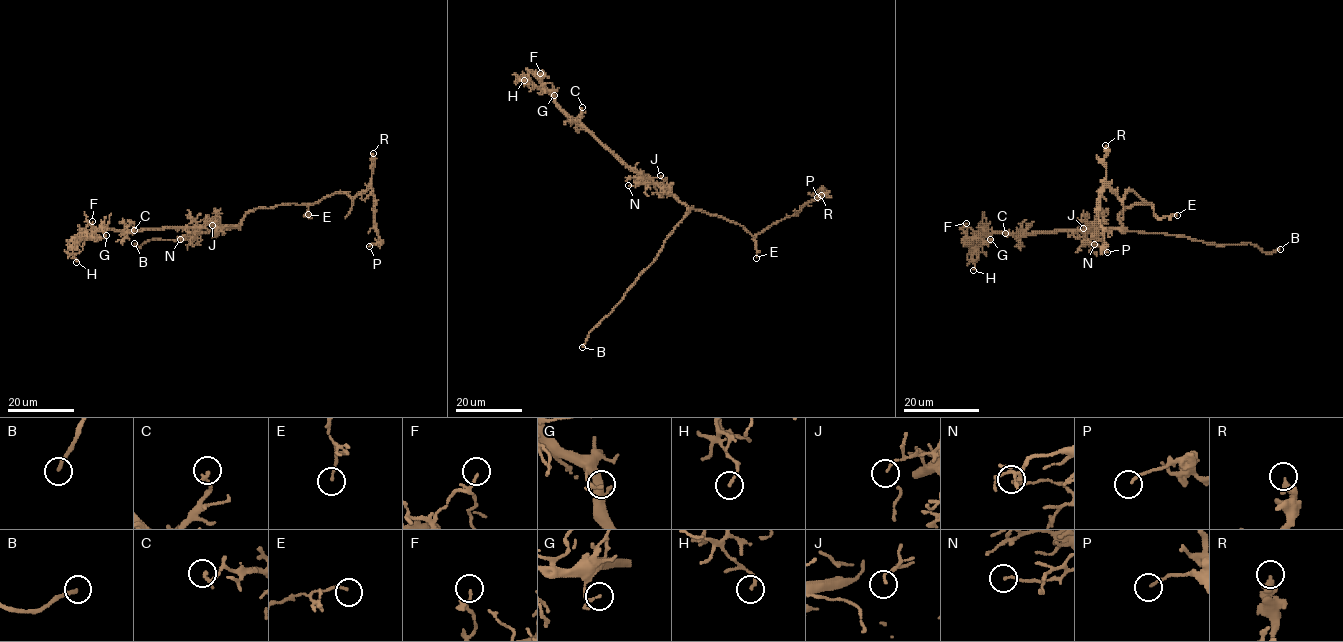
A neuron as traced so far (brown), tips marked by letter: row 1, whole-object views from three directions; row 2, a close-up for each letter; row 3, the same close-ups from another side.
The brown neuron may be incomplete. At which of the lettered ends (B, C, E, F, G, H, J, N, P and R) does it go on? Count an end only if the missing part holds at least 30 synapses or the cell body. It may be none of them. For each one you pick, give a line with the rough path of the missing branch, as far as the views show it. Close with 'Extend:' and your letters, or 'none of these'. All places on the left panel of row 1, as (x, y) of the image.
Extend: B

